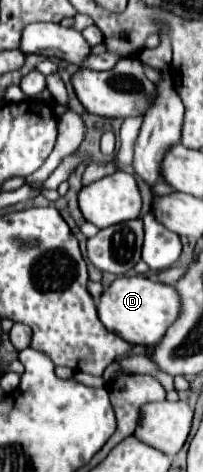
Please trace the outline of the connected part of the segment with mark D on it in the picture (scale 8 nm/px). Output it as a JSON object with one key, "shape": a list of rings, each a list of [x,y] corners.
{"shape":[[[144,275],[118,277],[98,301],[98,317],[106,329],[114,331],[132,345],[156,347],[168,327],[180,317],[180,295],[174,287]]]}

